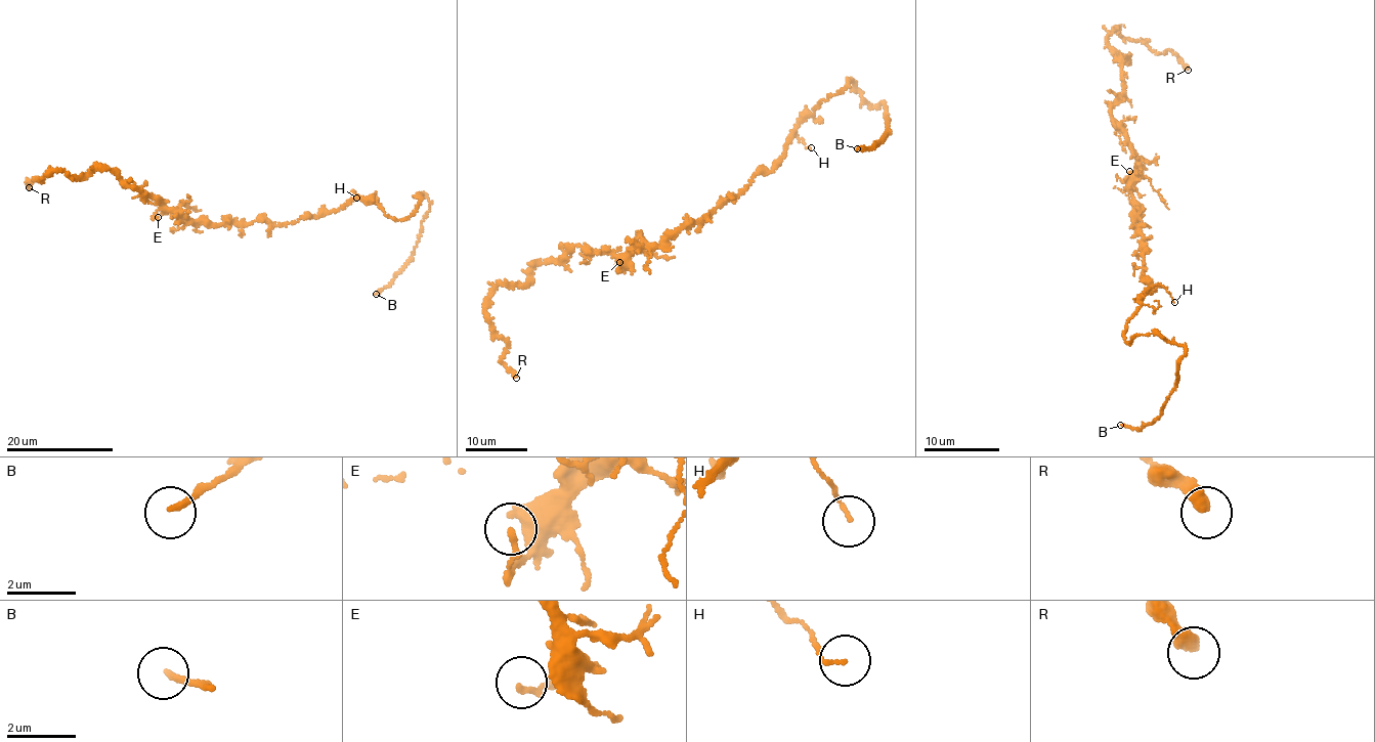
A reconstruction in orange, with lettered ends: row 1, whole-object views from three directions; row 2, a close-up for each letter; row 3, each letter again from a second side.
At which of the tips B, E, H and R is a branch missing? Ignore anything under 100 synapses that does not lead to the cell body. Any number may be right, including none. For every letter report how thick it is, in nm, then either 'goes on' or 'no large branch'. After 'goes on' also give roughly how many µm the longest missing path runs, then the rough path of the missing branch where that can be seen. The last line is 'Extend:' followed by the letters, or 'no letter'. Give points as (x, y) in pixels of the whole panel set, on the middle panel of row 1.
B: 180 nm thick; goes on; about 10 µm are missing; missing branch runs (857, 148), (851, 150), (828, 132), (832, 123), (829, 116)
E: 160 nm thick; no large branch
H: 100 nm thick; no large branch
R: 400 nm thick; no large branch
Extend: B

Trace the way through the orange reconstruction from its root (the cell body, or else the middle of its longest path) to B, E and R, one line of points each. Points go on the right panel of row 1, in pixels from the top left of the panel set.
B: (1144, 256), (1155, 292), (1125, 341), (1156, 332), (1185, 350), (1163, 413), (1120, 425)
E: (1144, 256), (1140, 248), (1142, 236), (1131, 224), (1137, 209), (1130, 195), (1134, 177), (1142, 168), (1129, 171)
R: (1144, 256), (1131, 224), (1137, 163), (1111, 114), (1126, 58), (1113, 53), (1112, 32), (1169, 50), (1188, 70)

